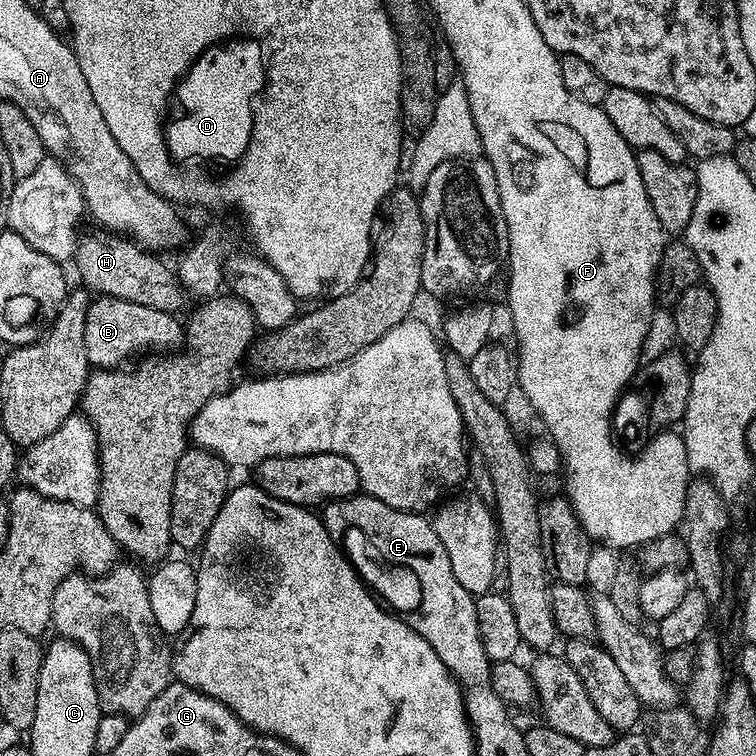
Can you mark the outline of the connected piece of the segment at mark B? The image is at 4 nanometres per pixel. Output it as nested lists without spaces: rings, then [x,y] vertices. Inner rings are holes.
[[[100,296],[93,299],[86,316],[86,354],[89,365],[96,370],[116,370],[127,365],[124,363],[131,356],[147,348],[179,349],[185,343],[186,332],[176,319],[171,312],[154,310],[154,306],[138,306],[138,302],[126,302],[122,298]]]

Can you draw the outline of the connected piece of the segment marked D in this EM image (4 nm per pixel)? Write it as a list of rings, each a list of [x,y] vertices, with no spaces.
[[[233,38],[223,41],[219,44],[212,45],[211,48],[205,50],[205,52],[199,56],[192,63],[191,68],[188,69],[188,73],[184,75],[183,80],[176,86],[174,93],[175,103],[180,103],[179,107],[184,112],[184,118],[181,119],[176,114],[176,128],[170,126],[170,130],[167,133],[168,137],[168,155],[173,160],[189,156],[191,158],[192,152],[200,152],[200,156],[236,156],[236,152],[240,152],[240,148],[244,148],[244,136],[248,136],[248,96],[252,96],[252,92],[256,92],[256,88],[264,88],[264,81],[266,79],[266,61],[264,58],[264,52],[260,49],[260,43],[257,40],[251,38]]]

